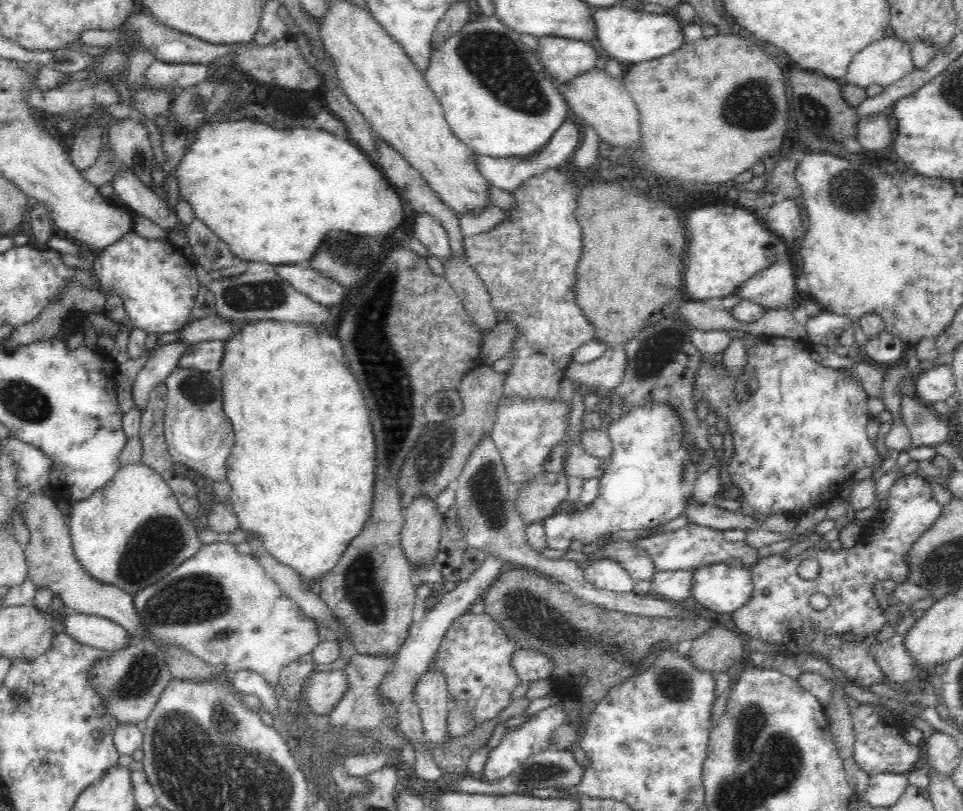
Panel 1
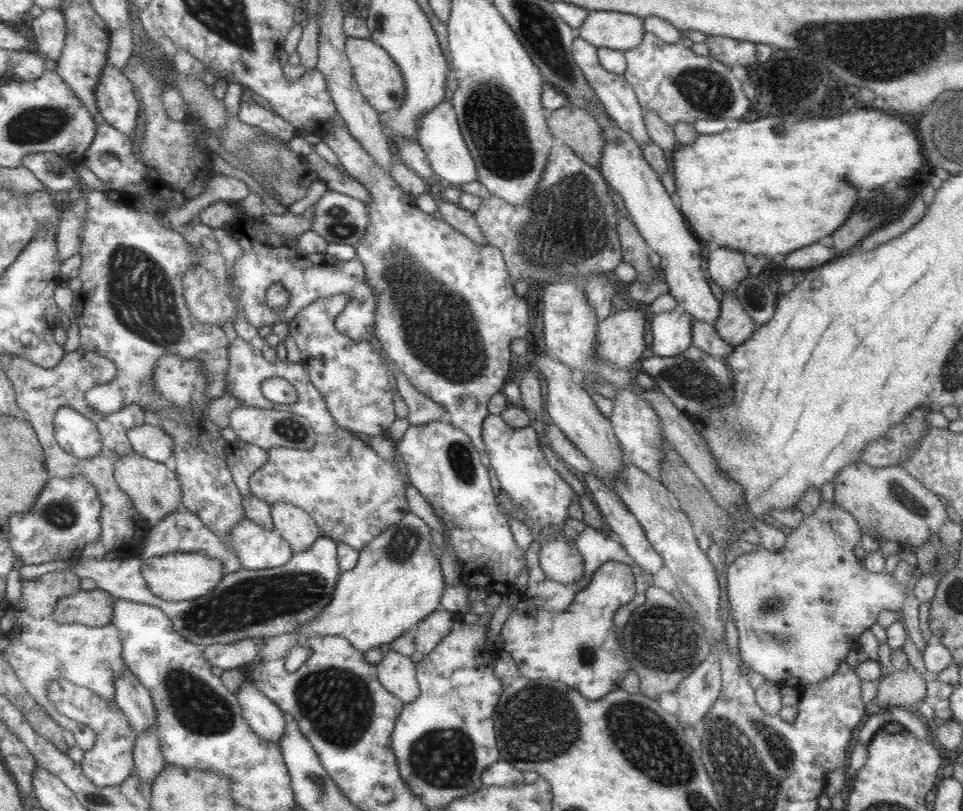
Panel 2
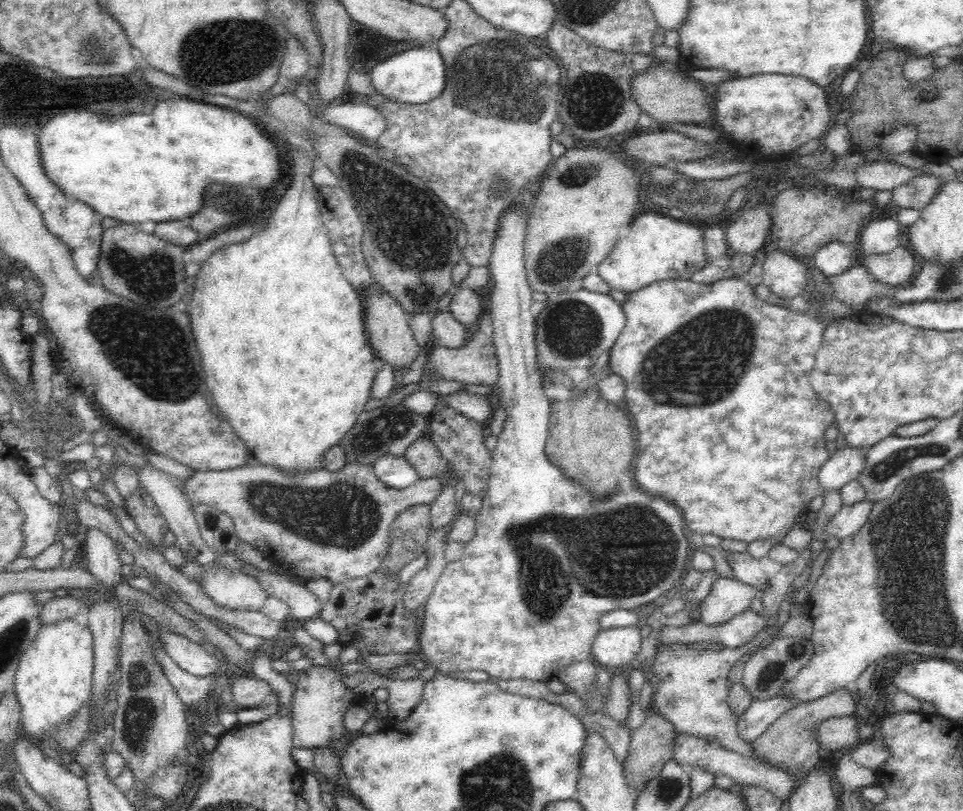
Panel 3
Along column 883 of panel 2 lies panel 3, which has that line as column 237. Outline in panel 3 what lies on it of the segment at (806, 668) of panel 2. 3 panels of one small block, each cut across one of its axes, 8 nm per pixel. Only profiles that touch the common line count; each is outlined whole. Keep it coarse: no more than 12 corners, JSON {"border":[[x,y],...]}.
{"border":[[206,570],[198,583],[229,609],[258,611],[269,597],[256,577]]}

